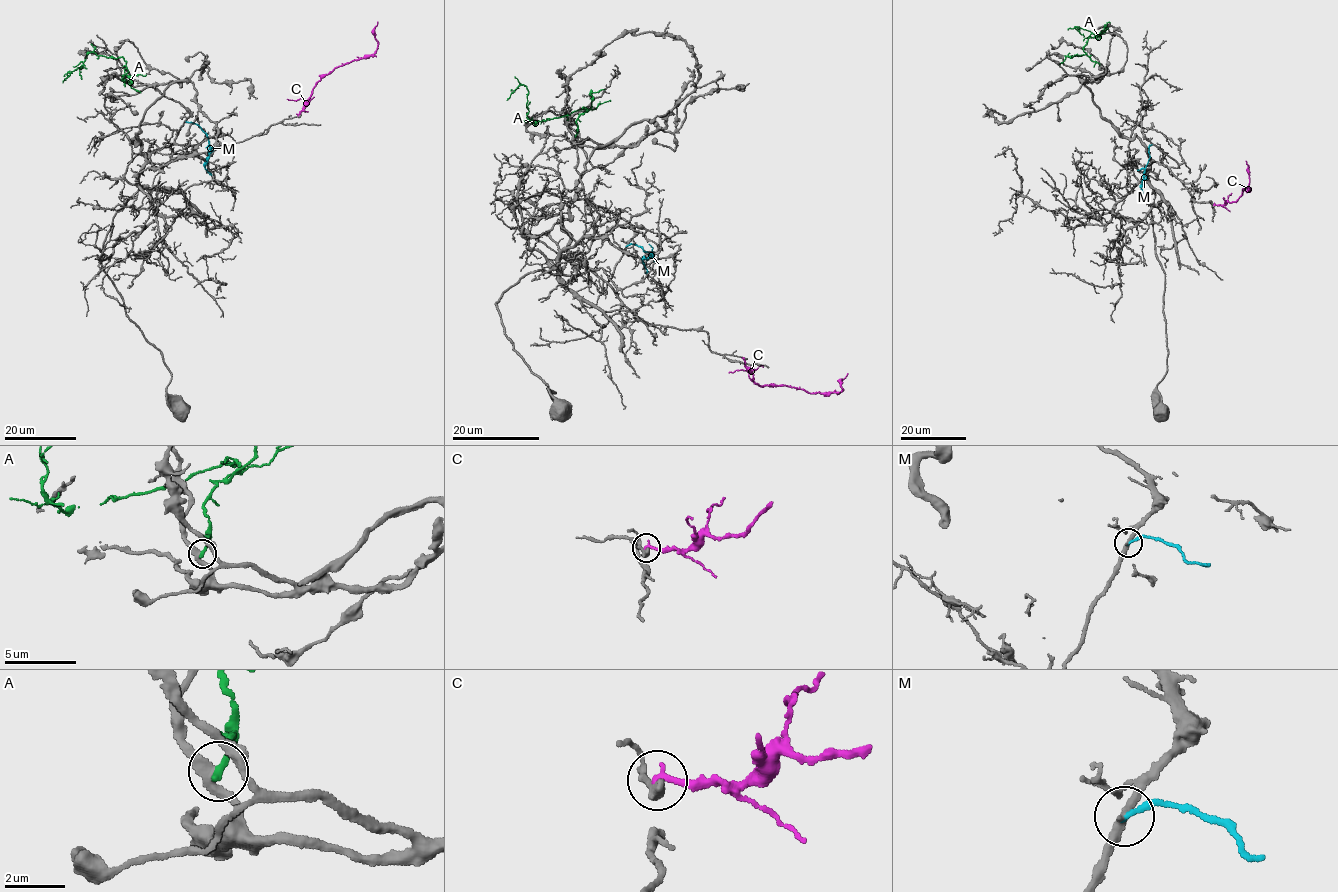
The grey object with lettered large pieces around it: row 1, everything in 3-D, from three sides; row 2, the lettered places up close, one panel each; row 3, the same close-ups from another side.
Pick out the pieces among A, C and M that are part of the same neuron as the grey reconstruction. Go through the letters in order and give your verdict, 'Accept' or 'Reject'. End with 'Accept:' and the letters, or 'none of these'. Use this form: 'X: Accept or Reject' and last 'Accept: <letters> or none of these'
A: Reject
C: Reject
M: Reject
Accept: none of these

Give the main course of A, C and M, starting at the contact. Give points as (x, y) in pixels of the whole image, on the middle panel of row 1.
A: (575, 136), (576, 120), (585, 108), (534, 123), (527, 117), (528, 89), (522, 84), (506, 100)
C: (744, 358), (753, 381), (810, 393), (838, 393), (847, 373)
M: (627, 246), (638, 245), (651, 252), (642, 261), (648, 271)

